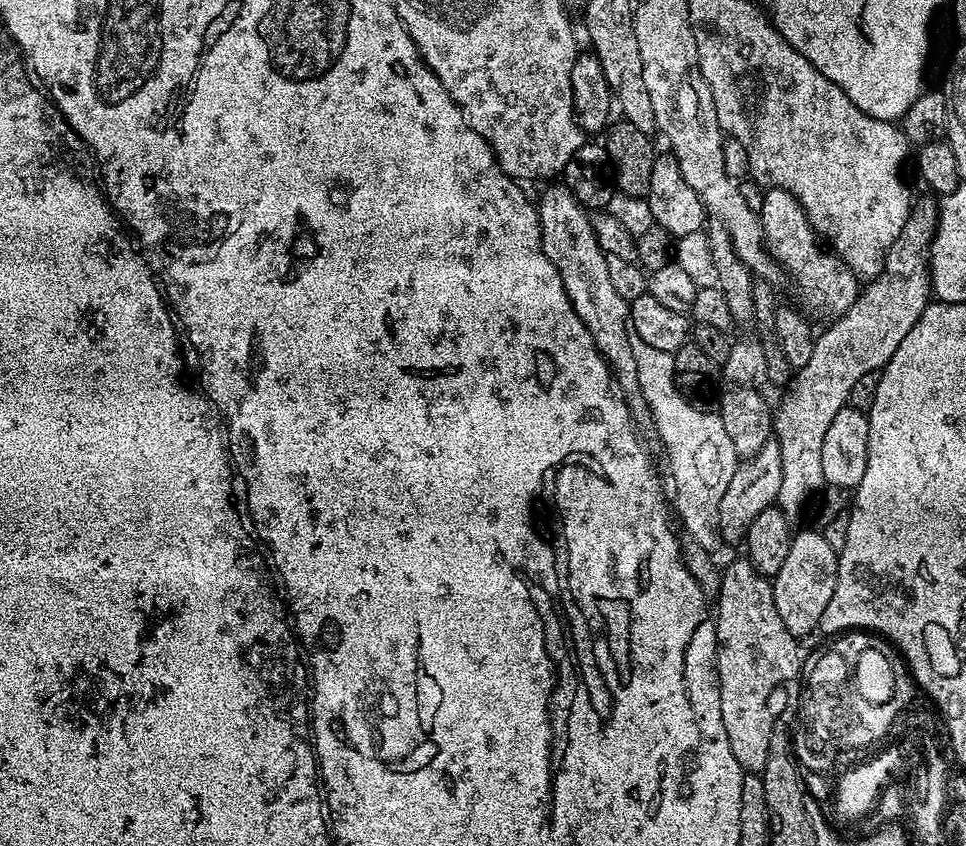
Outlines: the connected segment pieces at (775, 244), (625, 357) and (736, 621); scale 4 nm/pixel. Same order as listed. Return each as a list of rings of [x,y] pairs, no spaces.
[[[770,188],[764,192],[759,214],[768,252],[779,262],[790,280],[796,283],[801,298],[810,304],[816,304],[828,318],[846,314],[846,310],[850,310],[850,306],[854,306],[860,296],[861,281],[840,261],[835,252],[825,247],[800,203],[786,190]]]
[[[557,182],[541,194],[538,211],[542,250],[546,258],[554,262],[554,270],[558,270],[562,286],[566,286],[566,294],[578,318],[582,318],[586,330],[590,330],[590,338],[594,338],[594,346],[608,363],[608,371],[612,374],[624,405],[632,415],[633,424],[642,433],[645,441],[655,441],[656,423],[652,421],[652,411],[640,389],[638,361],[634,358],[634,346],[630,346],[630,338],[633,335],[628,319],[630,302],[622,298],[622,294],[618,294],[618,289],[612,284],[606,267],[606,254],[594,232],[589,209],[576,201],[576,195],[568,189],[567,184]]]
[[[746,558],[736,560],[720,573],[720,591],[714,600],[716,622],[716,676],[720,679],[720,701],[722,702],[722,726],[726,726],[726,738],[730,738],[730,750],[738,758],[741,768],[748,774],[763,773],[770,752],[770,734],[774,727],[768,703],[772,695],[784,686],[787,678],[796,672],[802,656],[797,637],[786,630],[778,606],[774,606],[774,590],[769,577],[763,576]]]

